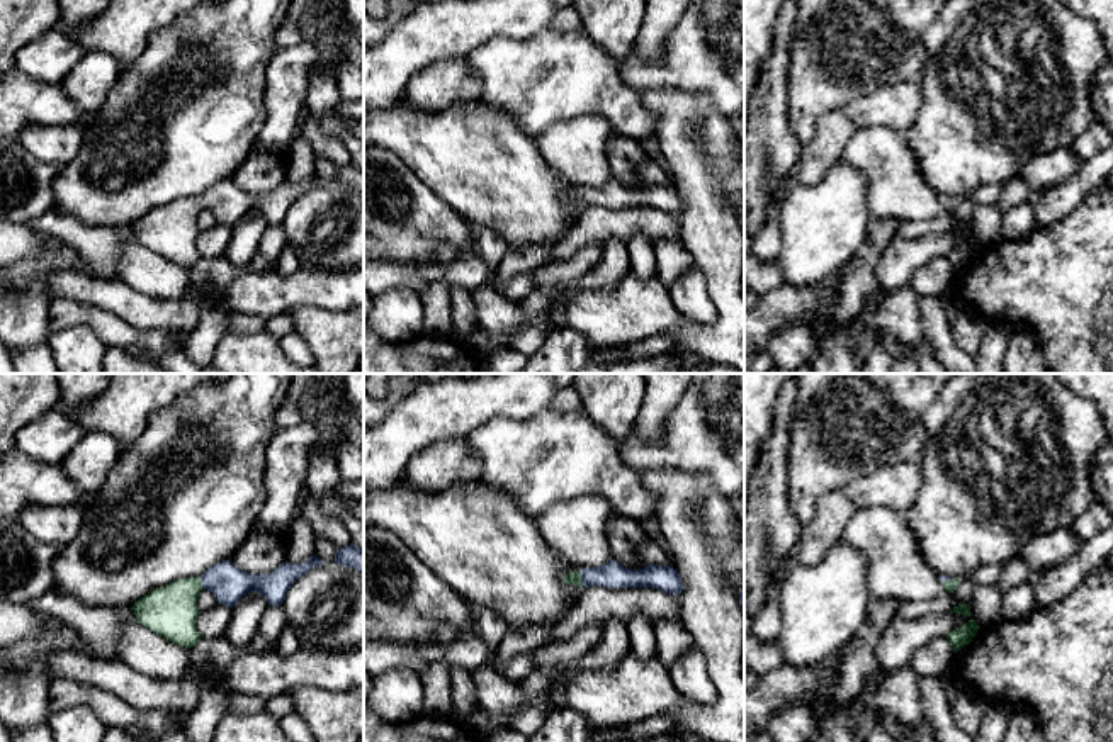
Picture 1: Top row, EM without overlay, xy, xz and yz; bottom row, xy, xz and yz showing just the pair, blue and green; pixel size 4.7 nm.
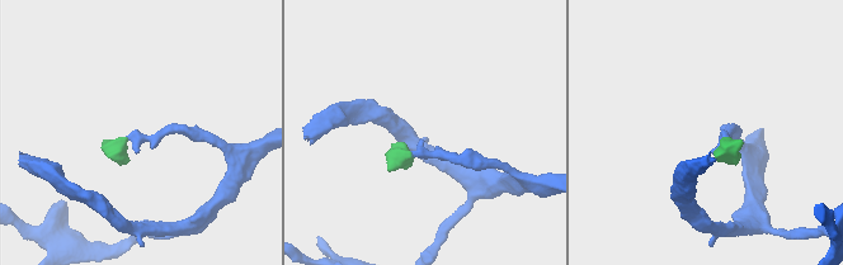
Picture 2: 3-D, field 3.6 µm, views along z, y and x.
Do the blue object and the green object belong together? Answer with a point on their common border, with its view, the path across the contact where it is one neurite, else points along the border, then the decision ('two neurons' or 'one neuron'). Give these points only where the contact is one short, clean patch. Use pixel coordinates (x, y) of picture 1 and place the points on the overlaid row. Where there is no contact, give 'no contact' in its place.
meets blue in xy at (203, 583); runs through xy (228, 583), (203, 583), (170, 612); one neuron

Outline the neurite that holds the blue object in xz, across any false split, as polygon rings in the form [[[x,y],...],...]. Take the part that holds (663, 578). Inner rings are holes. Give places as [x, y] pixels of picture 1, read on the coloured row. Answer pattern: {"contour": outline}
{"contour": [[[612,559],[602,567],[573,571],[562,576],[562,582],[576,587],[651,587],[668,594],[678,594],[683,589],[681,577],[671,565],[649,564],[632,571]]]}

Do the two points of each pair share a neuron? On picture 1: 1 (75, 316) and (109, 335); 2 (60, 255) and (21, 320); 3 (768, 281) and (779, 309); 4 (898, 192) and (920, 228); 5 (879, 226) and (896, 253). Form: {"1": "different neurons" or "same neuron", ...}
{"1": "same neuron", "2": "same neuron", "3": "different neurons", "4": "different neurons", "5": "different neurons"}

